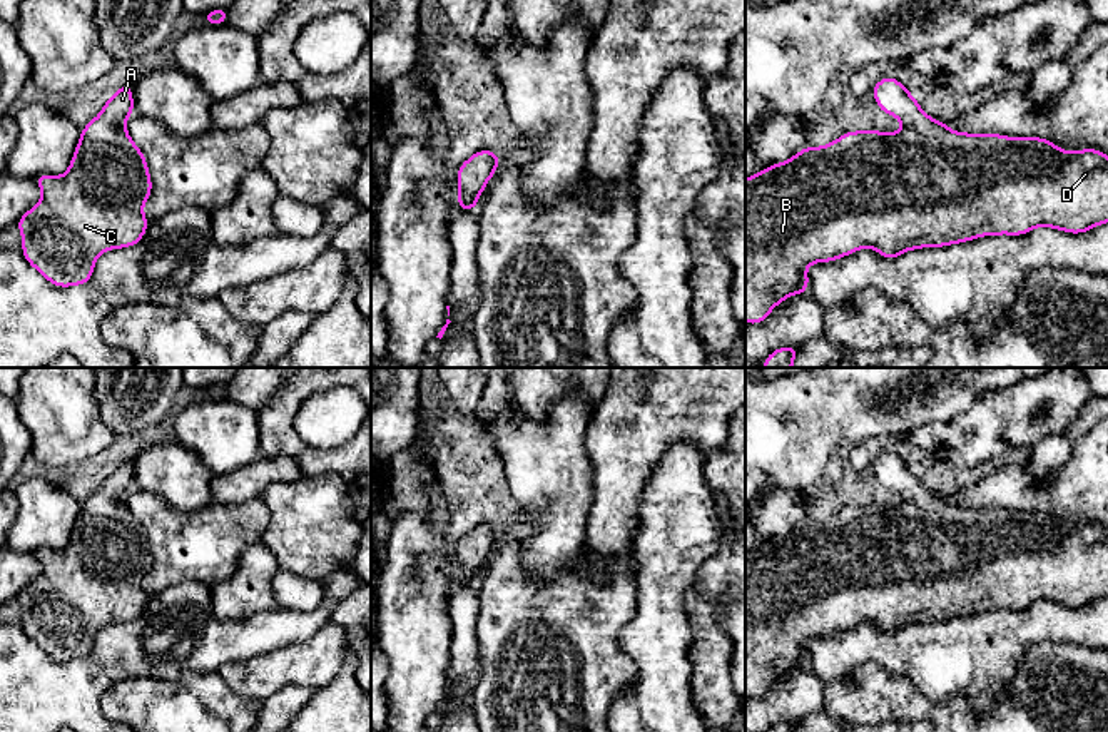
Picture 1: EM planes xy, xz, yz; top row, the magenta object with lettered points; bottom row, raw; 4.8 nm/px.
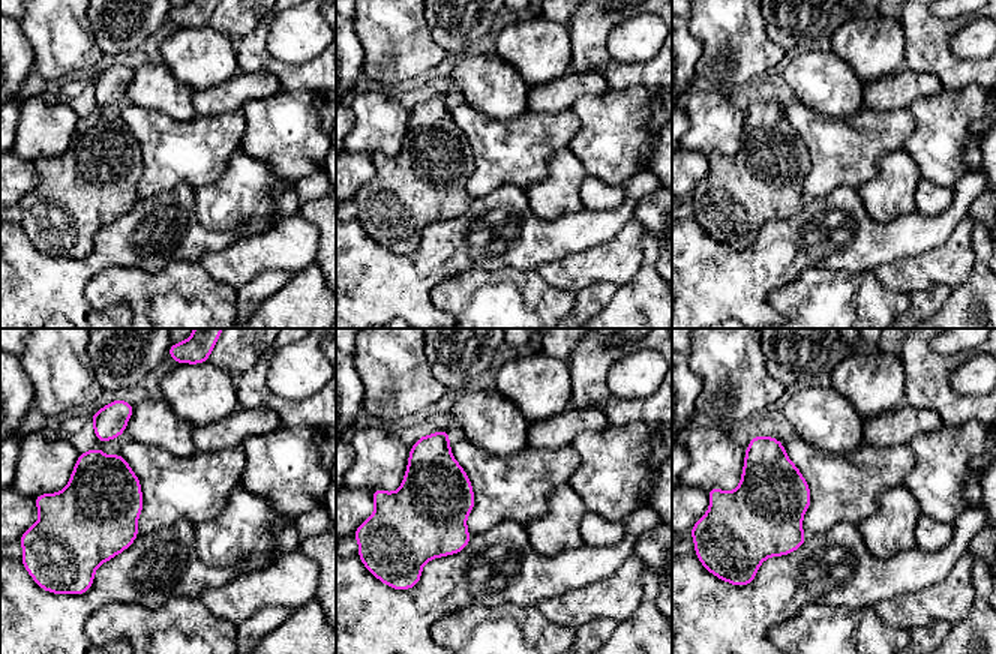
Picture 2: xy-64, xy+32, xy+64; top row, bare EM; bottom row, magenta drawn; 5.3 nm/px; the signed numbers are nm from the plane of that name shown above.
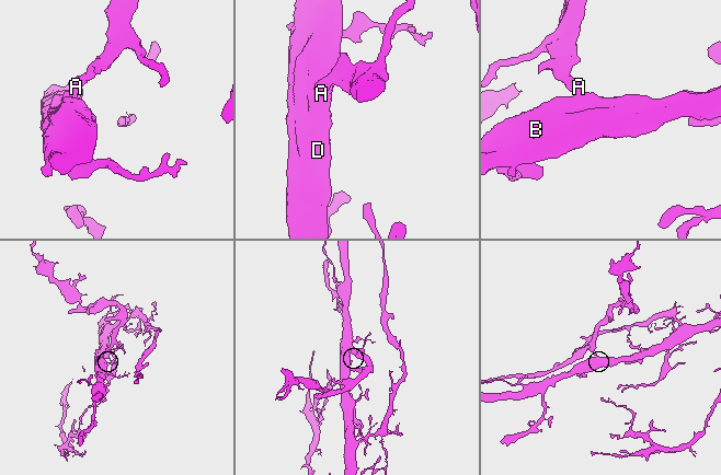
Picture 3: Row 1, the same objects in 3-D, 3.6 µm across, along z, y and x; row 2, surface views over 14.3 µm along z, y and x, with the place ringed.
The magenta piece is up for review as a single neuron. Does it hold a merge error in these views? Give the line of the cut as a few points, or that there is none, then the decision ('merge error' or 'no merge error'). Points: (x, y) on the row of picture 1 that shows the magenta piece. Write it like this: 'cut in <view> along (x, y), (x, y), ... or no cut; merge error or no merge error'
no cut; no merge error

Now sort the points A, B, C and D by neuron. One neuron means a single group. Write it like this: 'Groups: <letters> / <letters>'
Groups: A B C D

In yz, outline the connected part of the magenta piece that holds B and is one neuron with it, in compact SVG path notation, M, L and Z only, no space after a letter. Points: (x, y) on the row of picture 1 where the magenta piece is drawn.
M896 77L881 79L871 90L877 109L904 124L899 132L844 132L822 147L807 145L789 160L745 179L745 323L760 324L784 299L807 292L807 266L832 262L862 247L896 259L912 249L944 247L984 236L1023 236L1034 227L1081 234L1108 222L1105 152L1068 152L1043 137L951 130L924 114L919 100Z

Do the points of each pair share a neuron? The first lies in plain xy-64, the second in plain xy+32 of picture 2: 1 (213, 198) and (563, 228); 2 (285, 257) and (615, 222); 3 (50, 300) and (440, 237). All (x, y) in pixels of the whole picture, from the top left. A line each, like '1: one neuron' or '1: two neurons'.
1: two neurons
2: two neurons
3: one neuron

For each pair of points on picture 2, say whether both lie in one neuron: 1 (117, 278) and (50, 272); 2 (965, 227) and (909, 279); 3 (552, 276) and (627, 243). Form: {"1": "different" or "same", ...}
{"1": "different", "2": "same", "3": "same"}

